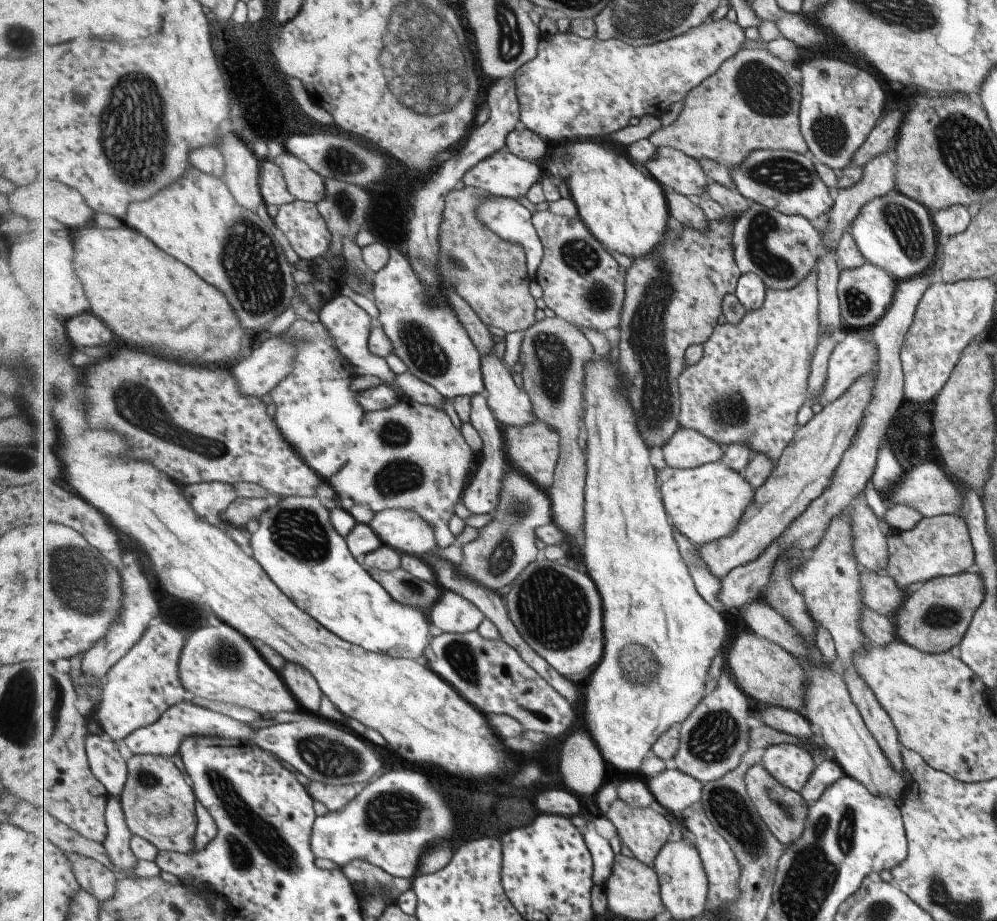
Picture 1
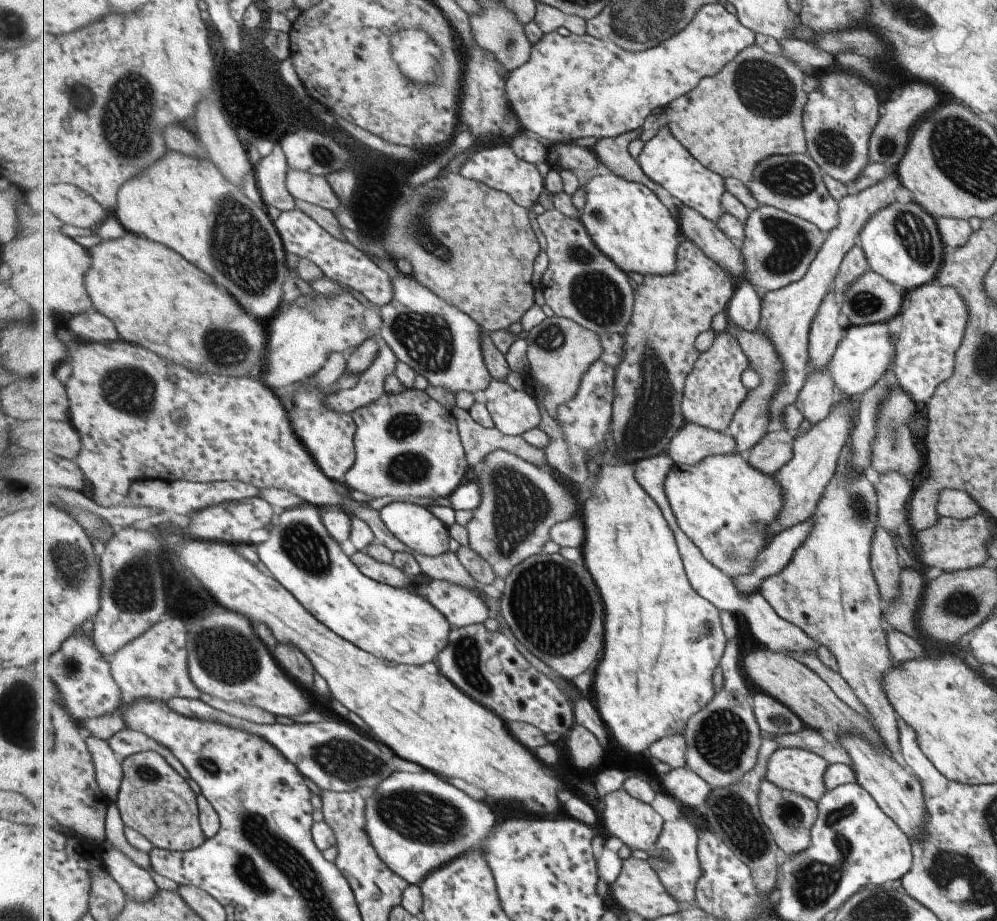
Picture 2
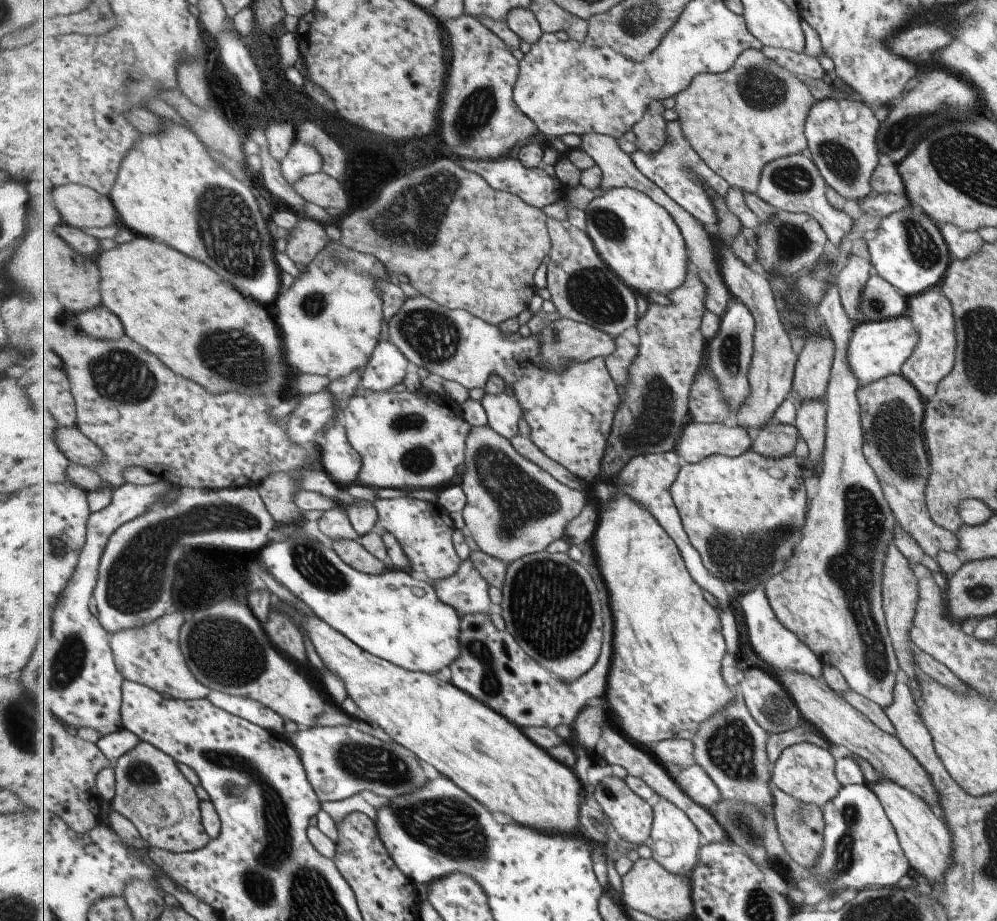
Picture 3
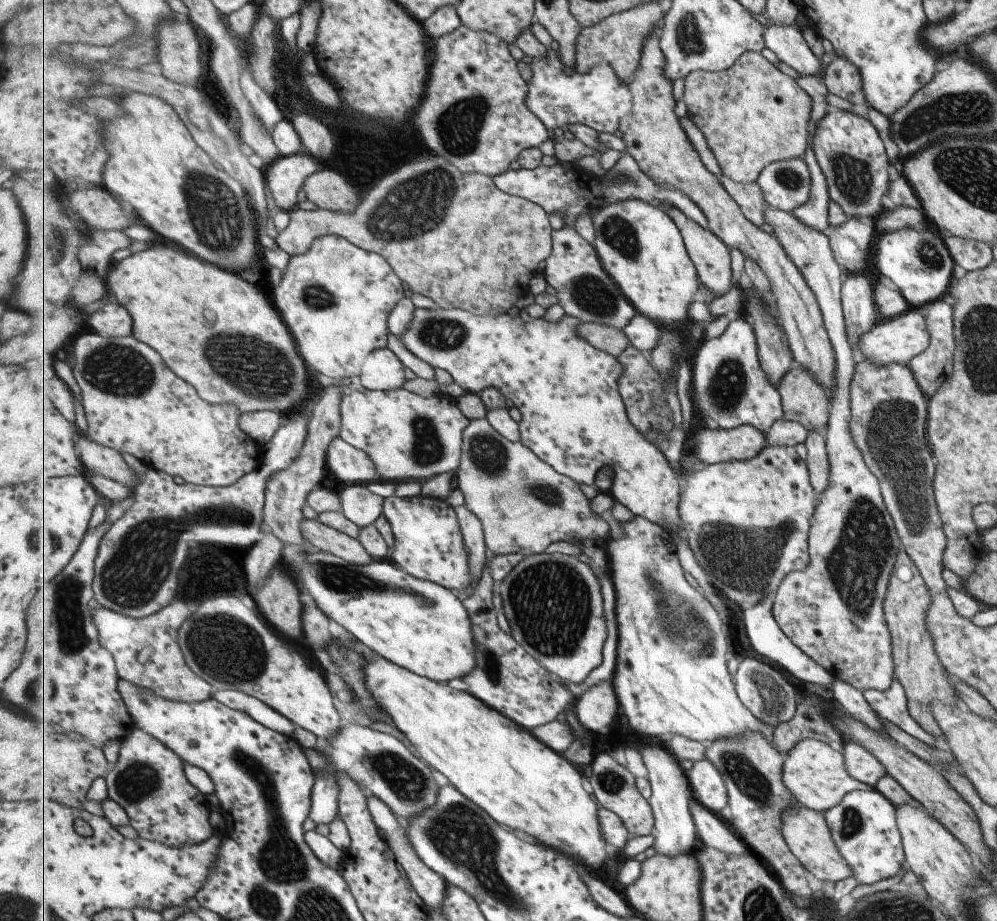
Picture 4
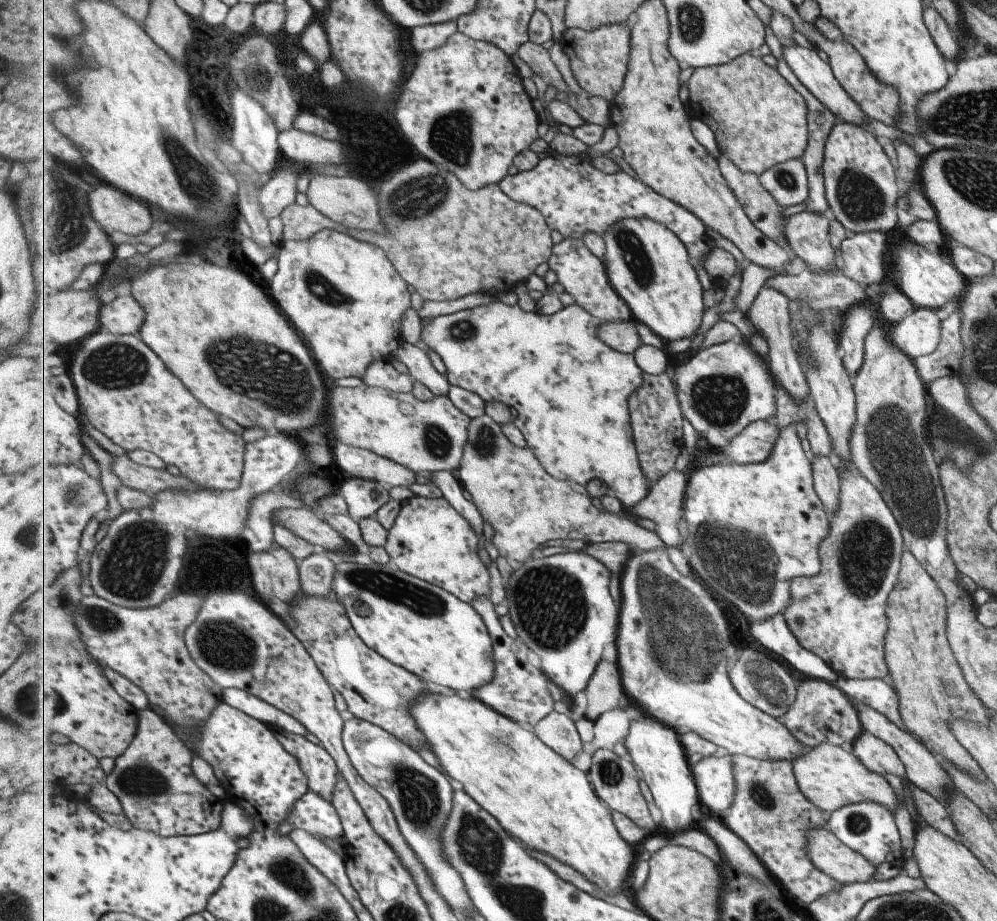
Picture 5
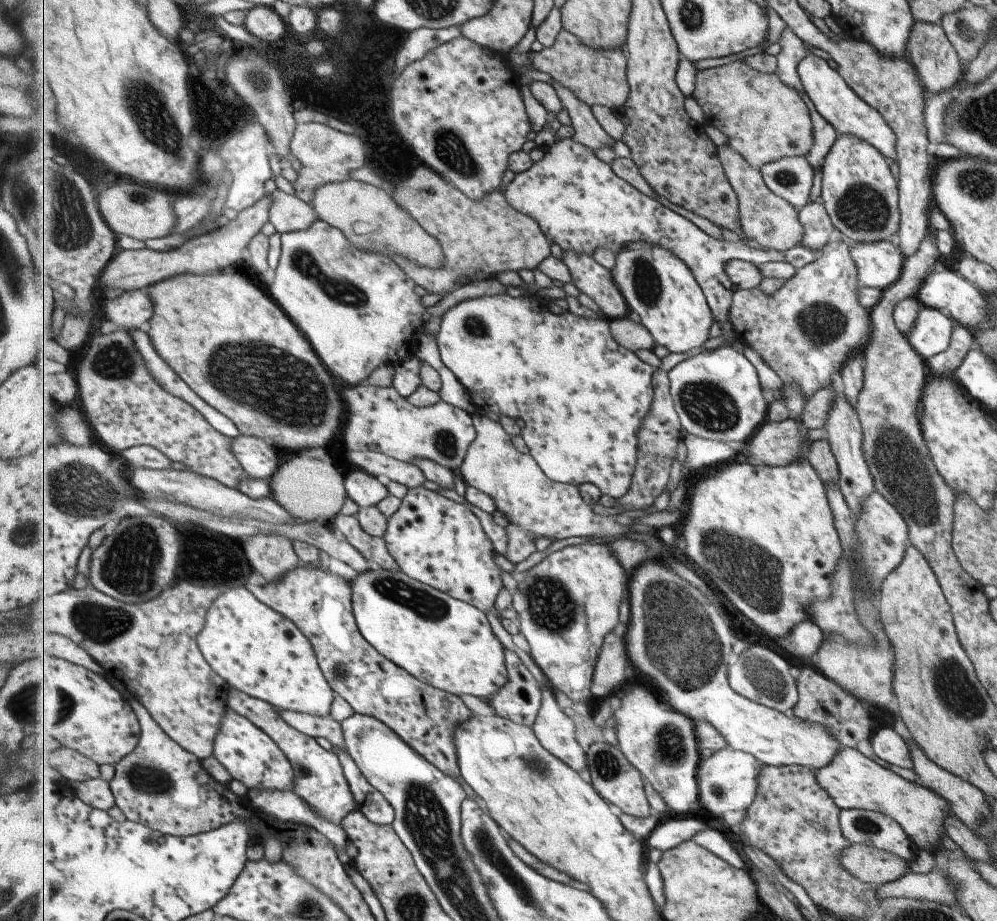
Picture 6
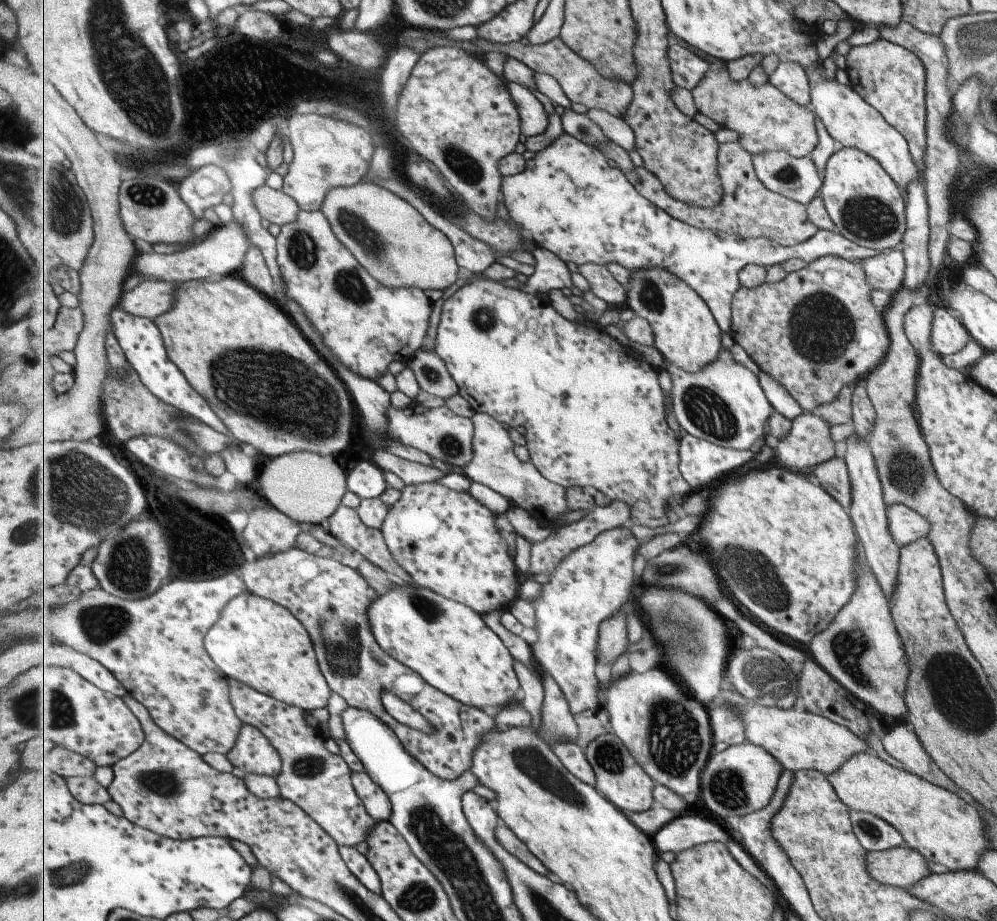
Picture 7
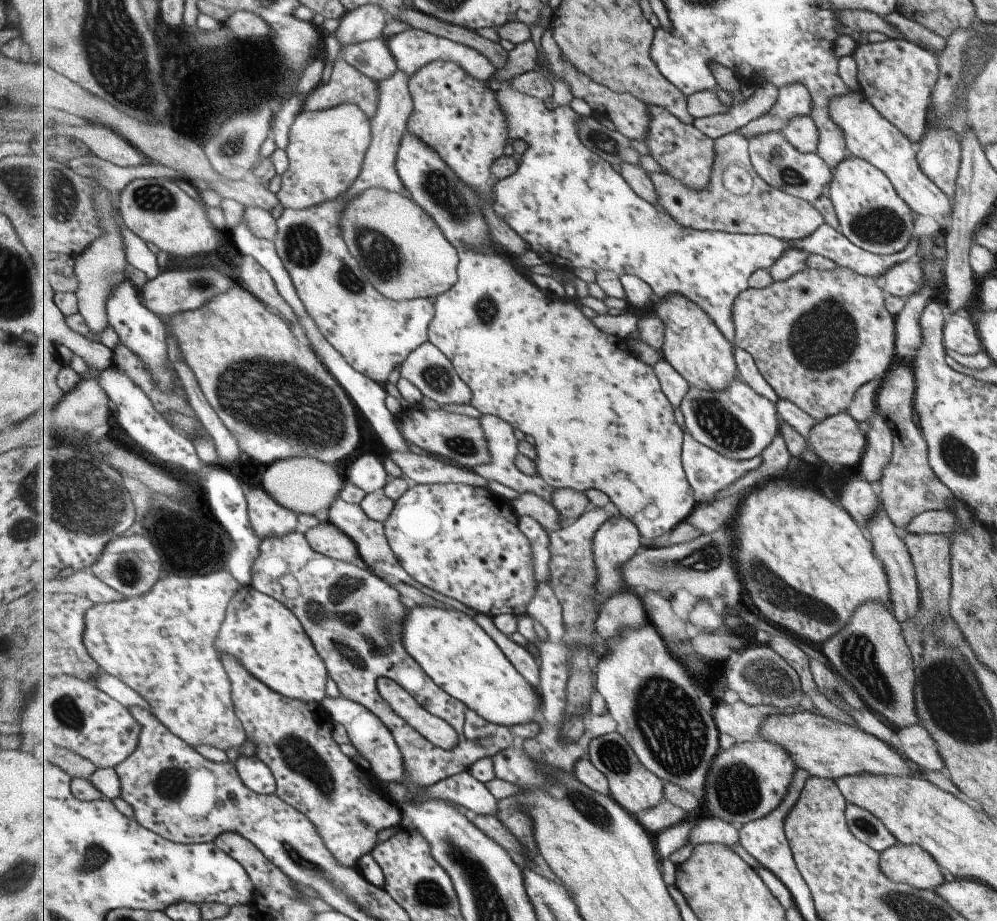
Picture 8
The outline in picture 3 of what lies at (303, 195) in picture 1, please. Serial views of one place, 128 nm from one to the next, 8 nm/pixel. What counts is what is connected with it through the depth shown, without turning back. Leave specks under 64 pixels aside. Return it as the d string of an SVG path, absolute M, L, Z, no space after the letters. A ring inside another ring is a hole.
M325 171L305 175L294 184L295 190L307 201L324 208L347 210L347 196L339 180Z

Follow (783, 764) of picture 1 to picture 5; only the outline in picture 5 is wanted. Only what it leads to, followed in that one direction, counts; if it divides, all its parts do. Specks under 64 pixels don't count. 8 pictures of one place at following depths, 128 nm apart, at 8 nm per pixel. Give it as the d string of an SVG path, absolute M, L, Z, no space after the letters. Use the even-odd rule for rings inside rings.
M828 742L811 746L811 750L801 754L792 763L797 782L801 786L801 794L811 804L824 810L826 814L856 802L874 802L887 808L893 815L897 804L900 803L884 776L869 772L865 768L865 764L861 764L861 760L857 760L857 757L850 750L846 752L840 746Z

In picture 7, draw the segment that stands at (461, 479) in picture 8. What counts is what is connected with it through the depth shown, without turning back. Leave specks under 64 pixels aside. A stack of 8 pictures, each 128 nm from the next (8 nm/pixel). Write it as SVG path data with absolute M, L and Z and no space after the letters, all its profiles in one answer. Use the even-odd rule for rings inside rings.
M385 449L372 451L371 460L385 472L393 472L406 485L418 485L433 482L448 474L445 468L425 466L425 464L413 462L401 458Z

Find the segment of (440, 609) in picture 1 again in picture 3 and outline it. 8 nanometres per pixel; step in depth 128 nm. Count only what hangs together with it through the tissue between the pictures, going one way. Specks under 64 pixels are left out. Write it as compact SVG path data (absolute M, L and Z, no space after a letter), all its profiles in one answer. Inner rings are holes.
M468 557L462 561L461 568L455 576L438 580L434 583L439 598L457 608L461 617L467 614L489 614L496 609L489 598L489 582L483 578L475 564Z

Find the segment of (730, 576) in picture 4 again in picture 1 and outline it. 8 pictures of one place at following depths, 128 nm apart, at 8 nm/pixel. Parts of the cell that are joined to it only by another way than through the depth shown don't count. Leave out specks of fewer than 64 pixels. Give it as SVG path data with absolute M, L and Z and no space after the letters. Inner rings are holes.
M722 460L719 462L707 463L694 469L679 469L675 467L663 467L658 476L663 495L664 504L671 521L678 530L681 530L693 544L705 546L721 538L729 538L735 534L745 510L753 504L756 491L749 484L749 480L742 472L735 472L731 466L727 466Z

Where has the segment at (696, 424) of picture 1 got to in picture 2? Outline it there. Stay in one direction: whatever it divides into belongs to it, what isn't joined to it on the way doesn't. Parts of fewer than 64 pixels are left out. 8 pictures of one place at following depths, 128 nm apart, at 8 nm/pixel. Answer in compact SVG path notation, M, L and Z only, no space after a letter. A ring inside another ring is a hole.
M894 174L883 178L875 186L865 188L857 194L845 195L837 205L839 210L839 222L831 232L824 235L823 244L819 252L809 264L807 272L801 277L801 280L763 295L765 298L762 306L761 324L759 332L769 336L771 342L775 344L775 350L783 362L783 382L779 392L771 400L771 421L774 427L784 428L785 410L793 406L800 396L801 388L804 386L805 379L808 376L808 333L811 331L811 324L815 321L815 316L819 314L821 300L825 294L831 290L837 271L840 268L841 260L848 254L858 242L857 234L863 228L863 224L881 208L889 206L895 202L894 191L898 188L900 182ZM729 331L717 333L715 344L703 352L696 367L686 382L682 412L687 423L695 423L719 432L728 432L737 410L747 400L749 389L741 382L743 372L749 368L749 358L743 352L741 343Z

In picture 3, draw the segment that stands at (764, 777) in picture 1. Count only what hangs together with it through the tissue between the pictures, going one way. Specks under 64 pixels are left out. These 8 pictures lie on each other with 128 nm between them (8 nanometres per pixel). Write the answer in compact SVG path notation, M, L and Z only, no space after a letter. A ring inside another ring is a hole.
M773 785L773 796L775 796L774 816L777 828L790 858L805 868L811 868L821 856L821 847L824 846L824 820L823 809L817 808L815 804L807 804L793 798L784 790Z

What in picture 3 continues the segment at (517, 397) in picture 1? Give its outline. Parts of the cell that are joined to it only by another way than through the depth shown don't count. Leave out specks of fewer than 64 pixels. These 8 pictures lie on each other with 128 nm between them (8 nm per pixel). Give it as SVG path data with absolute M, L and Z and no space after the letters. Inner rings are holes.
M485 394L481 399L488 414L488 425L504 436L512 439L520 434L521 420L525 417L517 396L511 394Z

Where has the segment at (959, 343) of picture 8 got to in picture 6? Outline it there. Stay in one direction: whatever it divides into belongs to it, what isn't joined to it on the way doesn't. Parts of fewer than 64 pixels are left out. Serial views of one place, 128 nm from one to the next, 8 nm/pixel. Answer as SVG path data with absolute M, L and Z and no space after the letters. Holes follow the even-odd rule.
M921 306L915 324L905 335L906 340L923 361L926 361L949 346L951 330L955 325L938 309Z

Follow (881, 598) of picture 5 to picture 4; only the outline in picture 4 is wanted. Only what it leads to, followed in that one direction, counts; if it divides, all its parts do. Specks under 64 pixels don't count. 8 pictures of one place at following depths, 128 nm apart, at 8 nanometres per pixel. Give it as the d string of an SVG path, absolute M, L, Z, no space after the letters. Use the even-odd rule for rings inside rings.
M770 205L764 211L764 218L773 227L773 234L793 263L800 269L808 288L815 294L835 360L835 372L827 403L826 428L823 430L824 450L828 459L827 486L818 496L816 513L808 531L808 567L791 572L780 583L773 597L774 616L779 627L801 648L801 652L818 663L831 677L849 684L860 693L870 689L882 692L889 689L894 674L890 635L884 622L882 603L896 552L901 550L901 544L892 519L882 502L876 477L867 469L864 458L854 442L853 432L850 431L849 388L855 374L858 355L846 336L843 306L840 305L840 285L844 274L833 259L825 235L807 229L792 213Z

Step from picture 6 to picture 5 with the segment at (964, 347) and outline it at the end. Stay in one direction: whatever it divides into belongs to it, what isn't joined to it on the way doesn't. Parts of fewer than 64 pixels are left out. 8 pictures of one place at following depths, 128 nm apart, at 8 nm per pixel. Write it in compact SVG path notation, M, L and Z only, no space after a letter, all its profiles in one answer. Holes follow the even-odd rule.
M955 309L947 318L941 320L939 346L931 354L912 359L925 387L933 379L957 374L963 352L959 328L961 328L961 316L958 309Z

